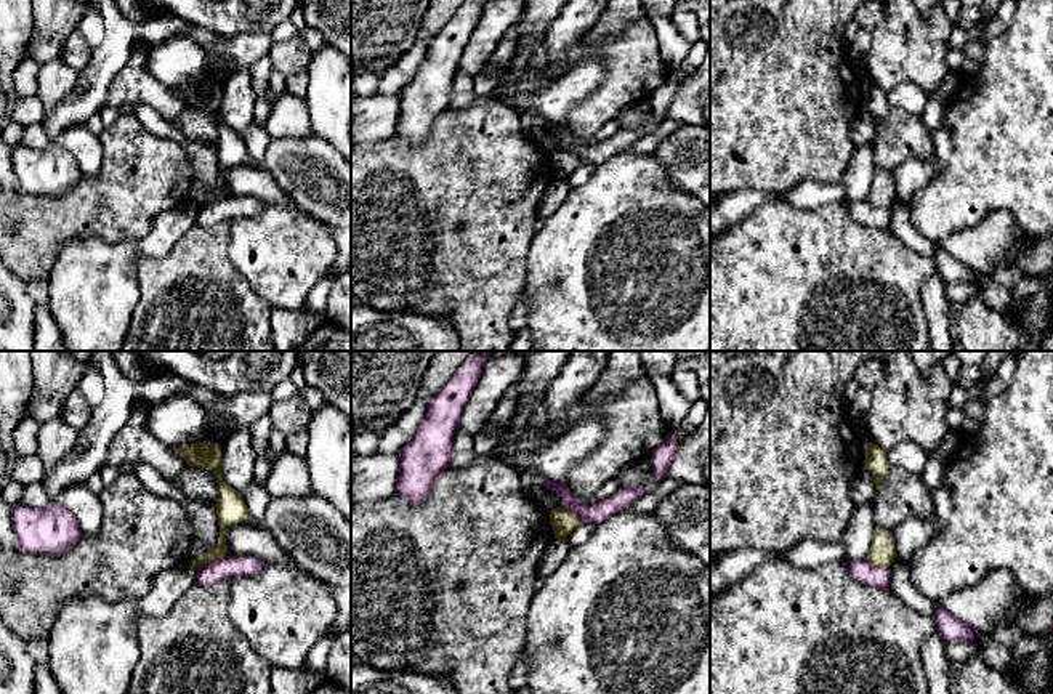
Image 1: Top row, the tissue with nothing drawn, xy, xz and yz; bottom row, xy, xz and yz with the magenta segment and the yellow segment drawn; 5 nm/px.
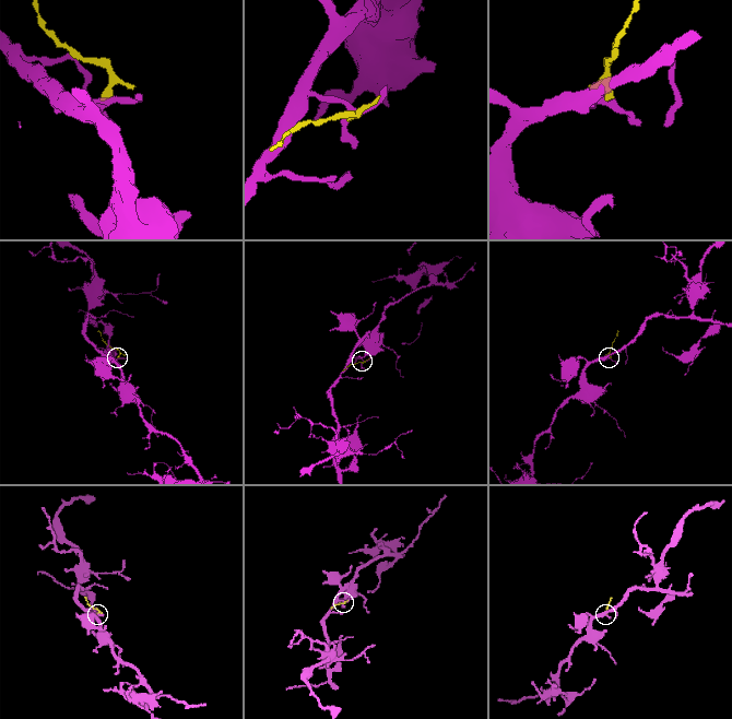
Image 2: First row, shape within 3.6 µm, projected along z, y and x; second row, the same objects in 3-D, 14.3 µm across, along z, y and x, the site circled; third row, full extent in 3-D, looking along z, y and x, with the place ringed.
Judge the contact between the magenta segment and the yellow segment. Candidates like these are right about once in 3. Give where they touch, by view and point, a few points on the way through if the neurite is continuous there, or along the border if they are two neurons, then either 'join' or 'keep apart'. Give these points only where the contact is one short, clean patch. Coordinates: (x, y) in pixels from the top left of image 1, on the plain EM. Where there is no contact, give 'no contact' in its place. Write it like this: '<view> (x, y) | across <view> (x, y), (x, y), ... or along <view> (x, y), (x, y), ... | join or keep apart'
xy (210, 202) | along xy (225, 196), (197, 209) | keep apart

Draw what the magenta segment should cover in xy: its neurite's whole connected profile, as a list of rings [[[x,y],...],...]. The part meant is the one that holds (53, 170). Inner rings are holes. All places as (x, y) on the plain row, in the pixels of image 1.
[[[56,143],[43,149],[18,144],[11,147],[11,165],[24,194],[59,197],[83,176],[75,157]]]

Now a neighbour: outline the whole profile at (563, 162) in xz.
[[[553,149],[550,151],[550,165],[556,183],[563,183],[577,167],[583,165],[583,162],[569,151]]]

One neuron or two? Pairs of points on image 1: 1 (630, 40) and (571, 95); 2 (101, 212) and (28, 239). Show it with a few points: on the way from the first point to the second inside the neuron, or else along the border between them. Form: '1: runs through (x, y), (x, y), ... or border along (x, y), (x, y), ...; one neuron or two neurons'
1: border along (593, 50), (605, 68), (605, 79), (585, 98); two neurons
2: runs through (84, 212), (45, 223); one neuron

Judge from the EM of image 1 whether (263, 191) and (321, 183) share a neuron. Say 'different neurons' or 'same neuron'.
same neuron

